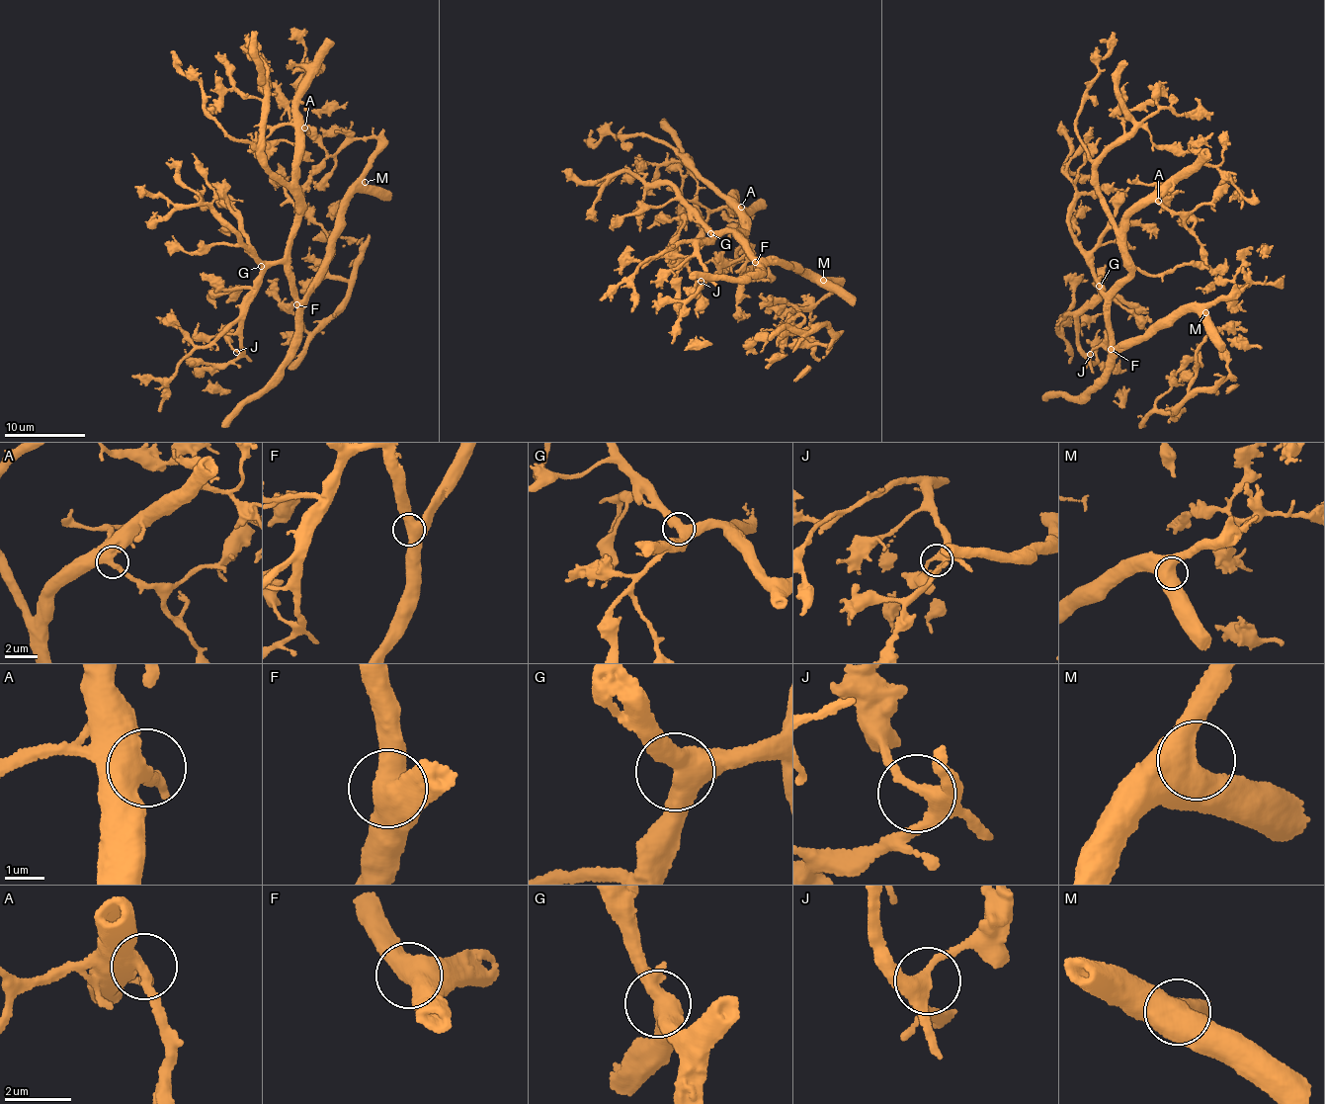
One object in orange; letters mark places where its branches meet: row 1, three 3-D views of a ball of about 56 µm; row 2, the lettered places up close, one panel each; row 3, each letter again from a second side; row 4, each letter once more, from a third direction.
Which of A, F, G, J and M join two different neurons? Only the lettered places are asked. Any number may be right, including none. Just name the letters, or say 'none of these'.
none of these

